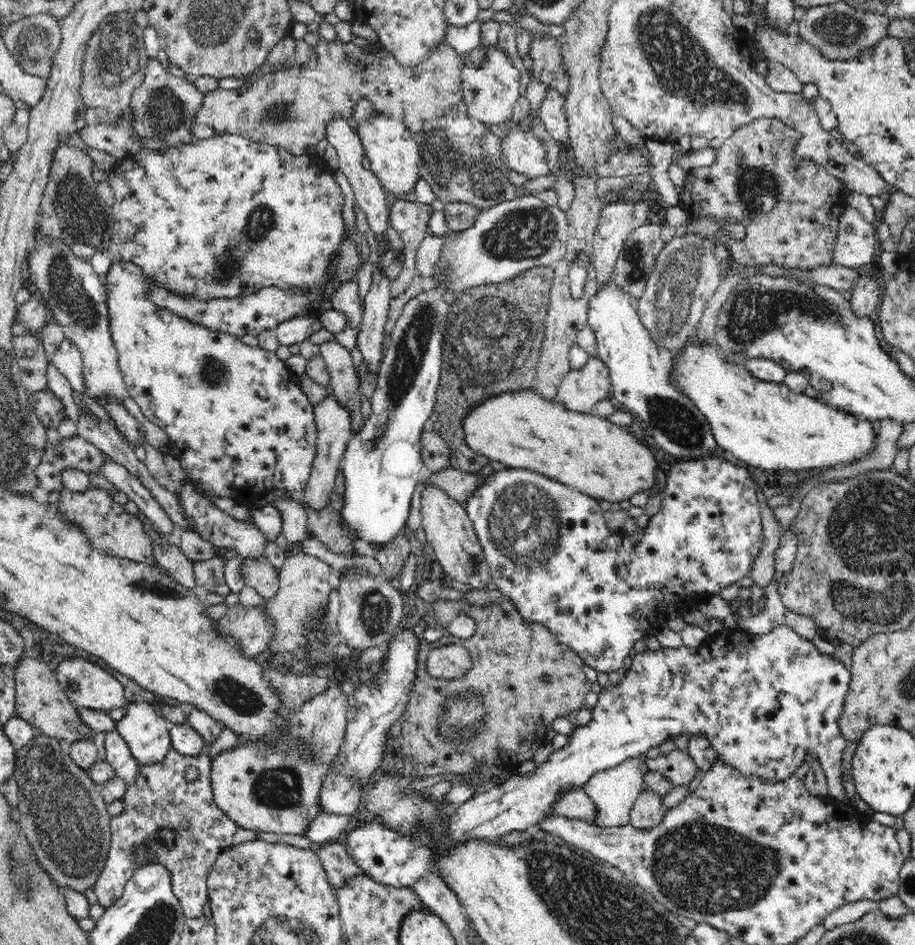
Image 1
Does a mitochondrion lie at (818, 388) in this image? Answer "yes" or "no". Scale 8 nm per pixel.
no

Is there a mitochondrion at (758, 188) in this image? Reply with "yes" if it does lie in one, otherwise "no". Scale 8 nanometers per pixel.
yes

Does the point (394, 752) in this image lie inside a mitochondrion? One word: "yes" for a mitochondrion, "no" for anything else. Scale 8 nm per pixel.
no

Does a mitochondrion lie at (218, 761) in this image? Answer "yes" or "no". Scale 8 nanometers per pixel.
no

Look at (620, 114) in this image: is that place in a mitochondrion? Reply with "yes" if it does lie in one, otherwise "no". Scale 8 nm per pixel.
no

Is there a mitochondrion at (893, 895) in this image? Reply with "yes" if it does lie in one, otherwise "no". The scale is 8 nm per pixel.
no

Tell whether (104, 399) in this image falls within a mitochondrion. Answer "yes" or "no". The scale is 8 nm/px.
no

